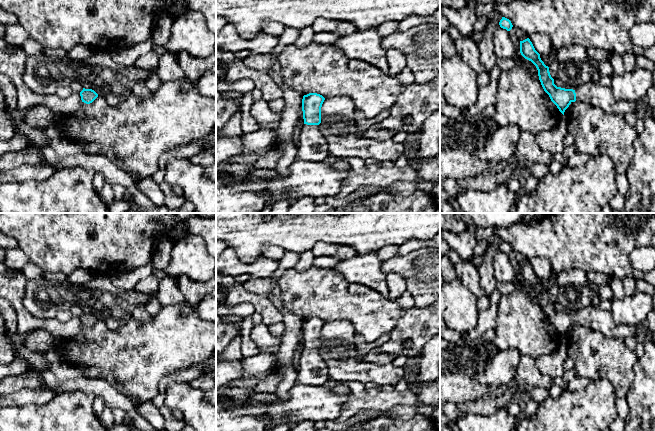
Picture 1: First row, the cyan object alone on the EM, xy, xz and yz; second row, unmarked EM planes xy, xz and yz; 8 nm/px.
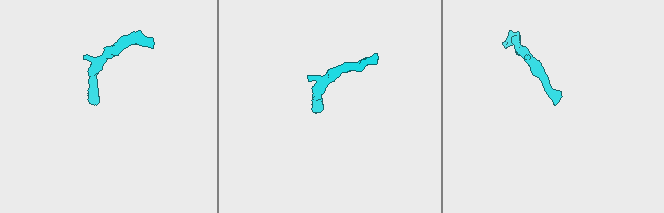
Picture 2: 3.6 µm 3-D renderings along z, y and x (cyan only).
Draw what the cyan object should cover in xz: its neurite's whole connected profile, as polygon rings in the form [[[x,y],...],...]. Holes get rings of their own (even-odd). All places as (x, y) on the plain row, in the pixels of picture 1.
[[[317,317],[303,320],[302,335],[304,348],[297,368],[296,384],[324,385],[330,378],[326,363],[321,359],[321,331],[325,322]]]

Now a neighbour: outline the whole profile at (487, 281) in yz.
[[[489,244],[486,251],[482,255],[482,263],[477,268],[479,284],[484,291],[484,296],[487,297],[489,297],[496,289],[497,280],[494,277],[493,259],[499,251],[499,246]]]

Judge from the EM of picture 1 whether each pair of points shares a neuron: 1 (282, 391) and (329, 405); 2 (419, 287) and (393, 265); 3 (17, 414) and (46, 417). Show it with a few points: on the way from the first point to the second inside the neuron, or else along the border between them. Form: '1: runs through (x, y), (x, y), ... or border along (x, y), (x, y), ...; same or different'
1: border along (295, 383), (287, 399), (278, 398); different
2: runs through (415, 280), (400, 265); same
3: runs through (24, 417), (39, 417); same

